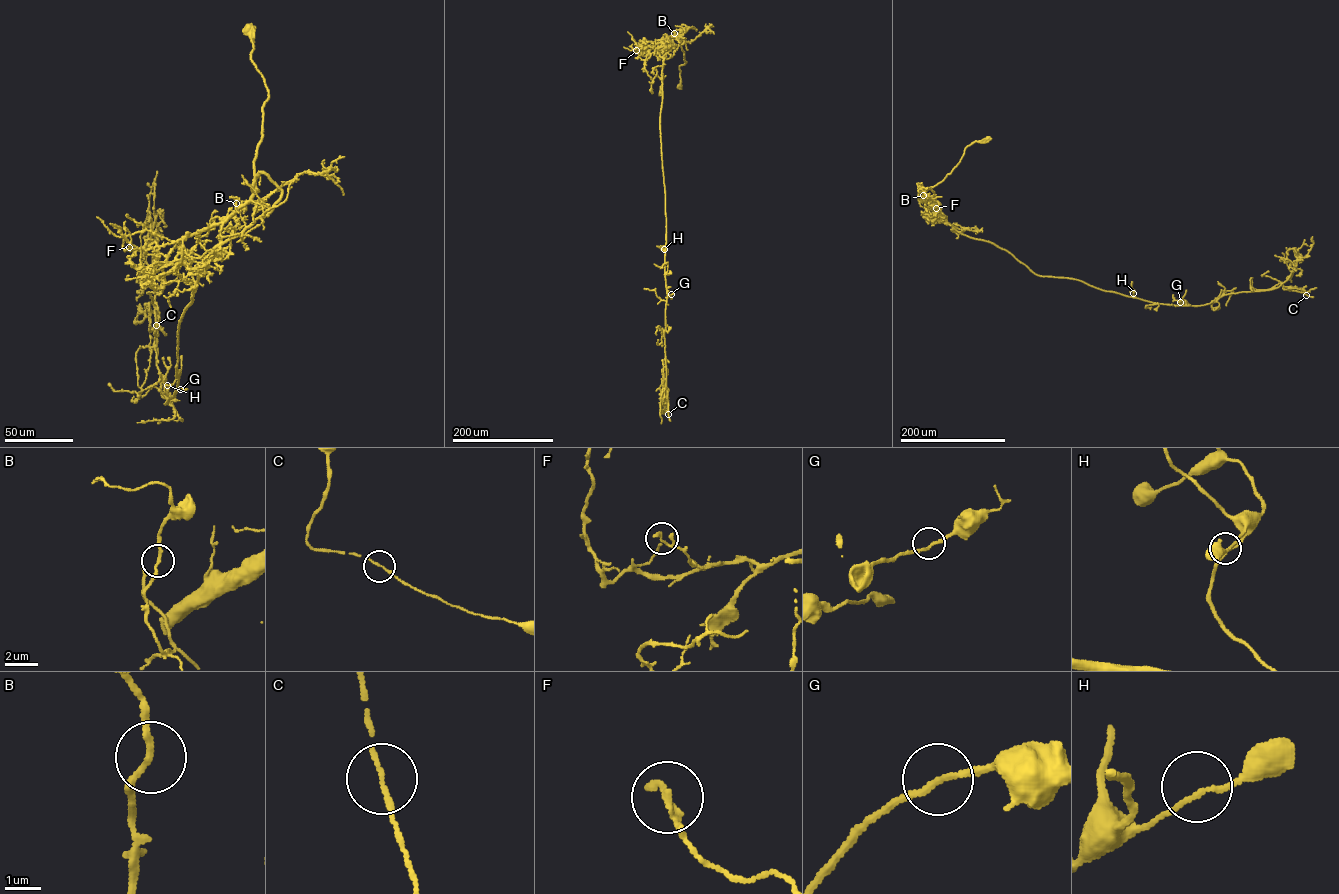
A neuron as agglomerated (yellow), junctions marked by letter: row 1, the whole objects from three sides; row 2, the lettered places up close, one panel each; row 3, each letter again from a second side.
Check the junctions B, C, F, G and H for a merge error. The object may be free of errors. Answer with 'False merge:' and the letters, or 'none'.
False merge: none

